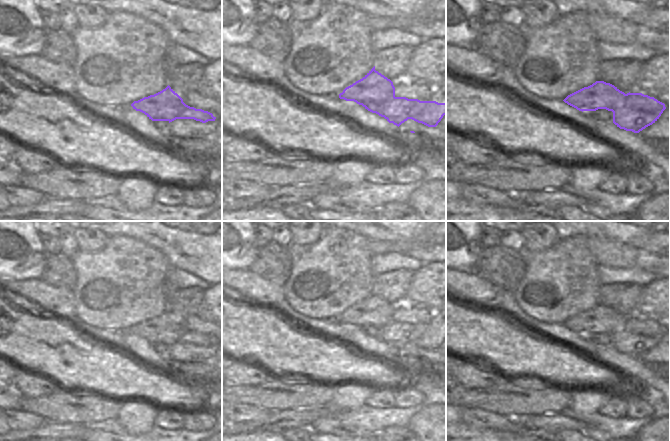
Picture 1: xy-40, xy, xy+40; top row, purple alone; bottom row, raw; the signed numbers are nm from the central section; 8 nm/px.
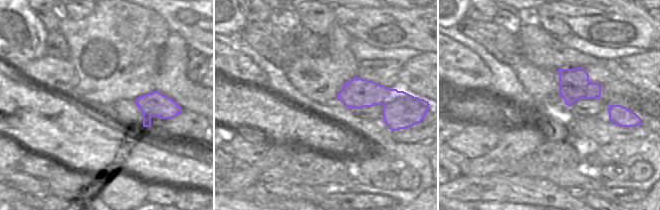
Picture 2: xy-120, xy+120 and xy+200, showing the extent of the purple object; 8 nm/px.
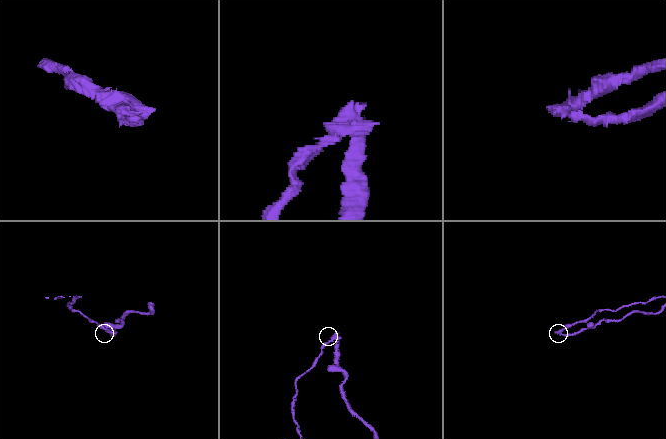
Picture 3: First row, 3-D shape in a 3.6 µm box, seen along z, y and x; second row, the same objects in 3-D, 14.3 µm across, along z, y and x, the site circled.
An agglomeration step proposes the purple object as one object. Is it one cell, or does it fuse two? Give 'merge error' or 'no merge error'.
merge error

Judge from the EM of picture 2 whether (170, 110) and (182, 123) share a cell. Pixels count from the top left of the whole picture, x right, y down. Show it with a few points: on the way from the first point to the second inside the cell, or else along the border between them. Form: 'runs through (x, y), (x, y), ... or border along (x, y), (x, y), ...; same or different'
runs through (172, 113), (179, 120); same

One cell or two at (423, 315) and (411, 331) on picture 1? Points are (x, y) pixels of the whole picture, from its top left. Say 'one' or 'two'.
two

